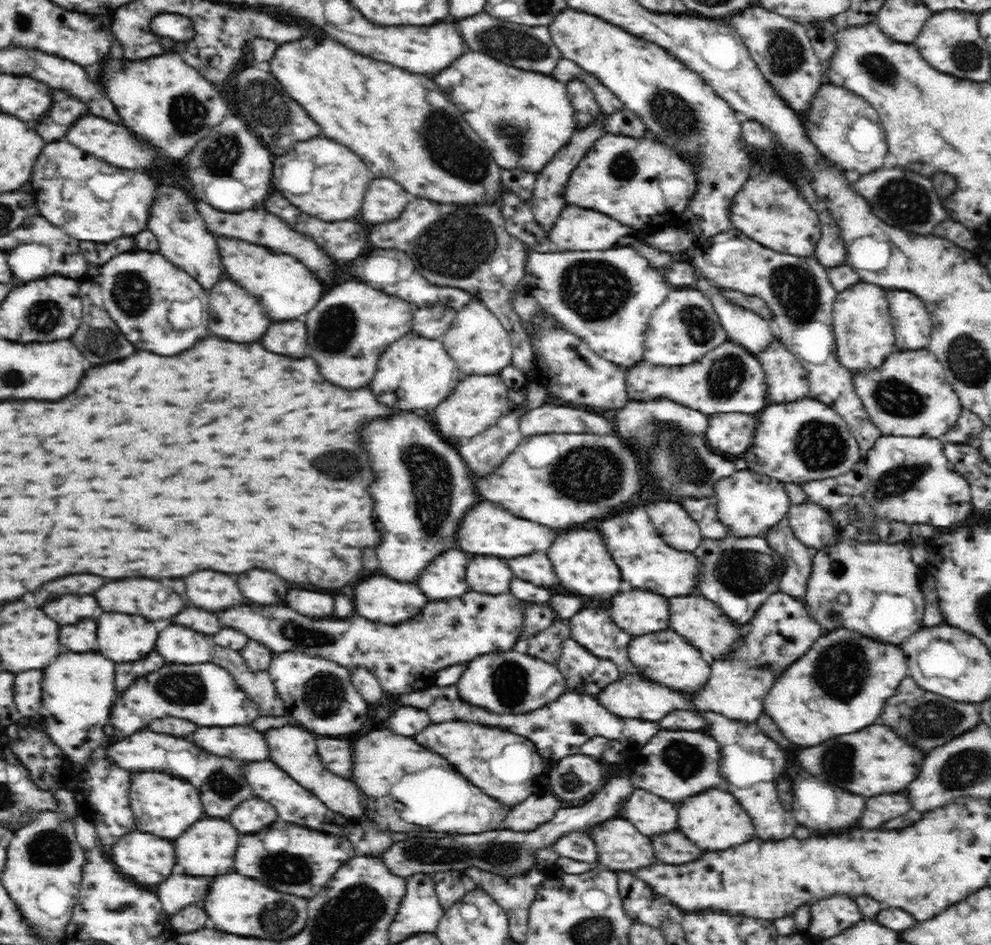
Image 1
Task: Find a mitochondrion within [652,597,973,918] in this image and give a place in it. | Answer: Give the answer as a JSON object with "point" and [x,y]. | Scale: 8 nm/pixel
{"point":[840,670]}

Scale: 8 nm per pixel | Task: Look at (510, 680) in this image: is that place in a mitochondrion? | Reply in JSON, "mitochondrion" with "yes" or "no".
{"mitochondrion":"yes"}

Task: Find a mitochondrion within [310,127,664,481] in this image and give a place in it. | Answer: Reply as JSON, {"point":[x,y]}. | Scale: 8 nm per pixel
{"point":[458,244]}

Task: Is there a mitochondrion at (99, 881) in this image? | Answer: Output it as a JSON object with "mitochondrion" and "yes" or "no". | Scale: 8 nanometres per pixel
{"mitochondrion":"no"}

